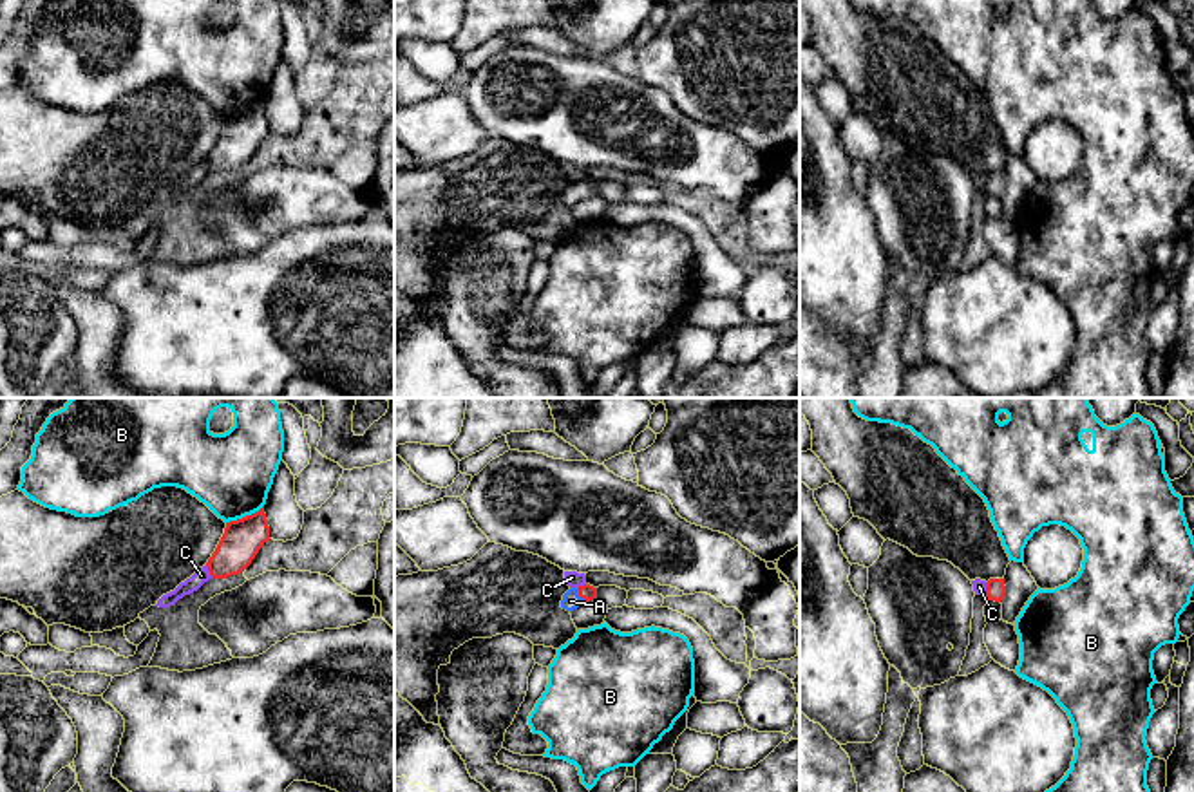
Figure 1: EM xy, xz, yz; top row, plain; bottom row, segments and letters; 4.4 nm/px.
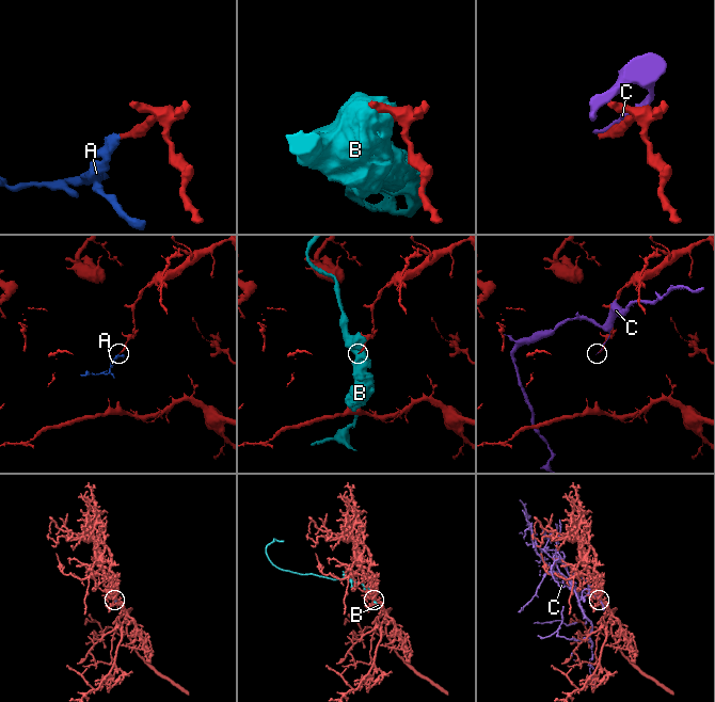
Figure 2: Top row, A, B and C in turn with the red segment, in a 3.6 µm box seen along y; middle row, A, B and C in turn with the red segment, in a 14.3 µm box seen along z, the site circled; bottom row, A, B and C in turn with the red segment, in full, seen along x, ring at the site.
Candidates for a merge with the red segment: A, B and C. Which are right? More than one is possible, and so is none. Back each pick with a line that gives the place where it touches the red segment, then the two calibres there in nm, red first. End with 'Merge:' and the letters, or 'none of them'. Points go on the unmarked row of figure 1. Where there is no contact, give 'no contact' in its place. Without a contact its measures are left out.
A: xz (579, 190) | 70/80 nm
Merge: A

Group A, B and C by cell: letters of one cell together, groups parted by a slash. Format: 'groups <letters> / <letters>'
groups A / B / C

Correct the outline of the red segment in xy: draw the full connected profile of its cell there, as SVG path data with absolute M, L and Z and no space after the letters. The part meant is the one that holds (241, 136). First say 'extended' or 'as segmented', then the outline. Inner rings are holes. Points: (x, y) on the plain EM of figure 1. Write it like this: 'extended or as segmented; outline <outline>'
as segmented; outline M264 101L251 110L226 118L224 128L206 157L212 174L239 170L268 136L270 121Z

